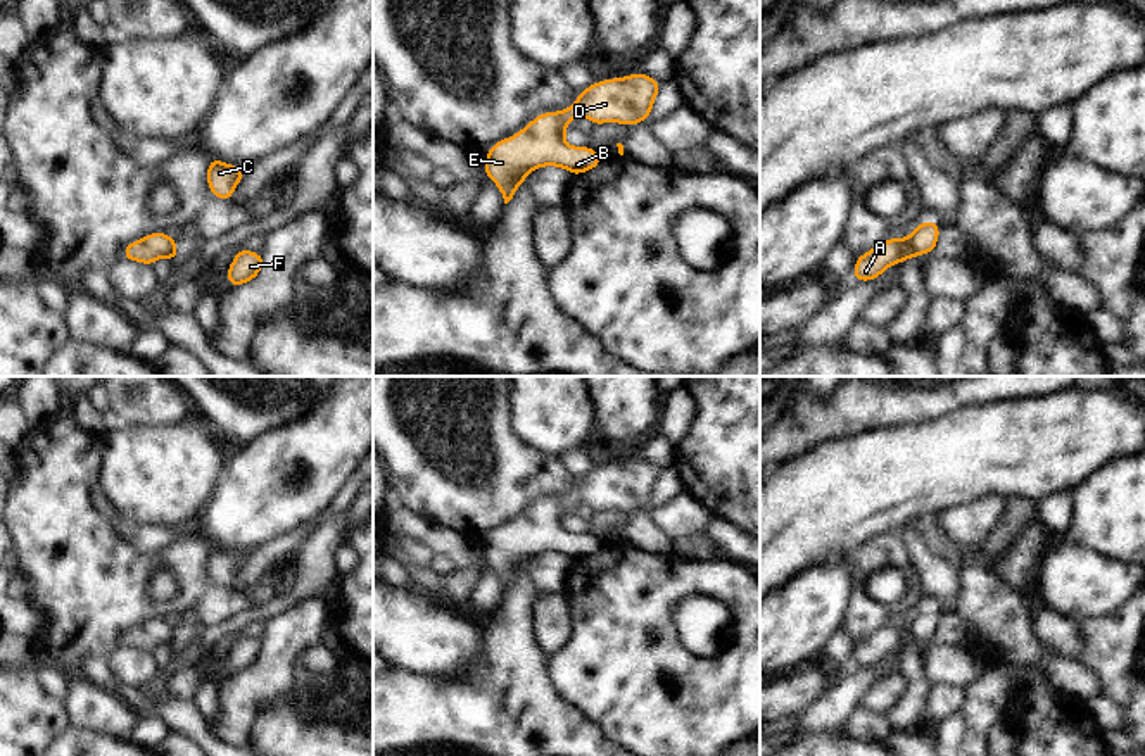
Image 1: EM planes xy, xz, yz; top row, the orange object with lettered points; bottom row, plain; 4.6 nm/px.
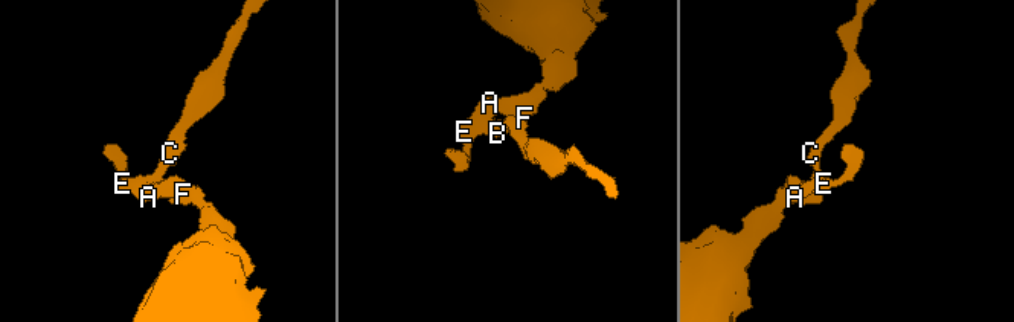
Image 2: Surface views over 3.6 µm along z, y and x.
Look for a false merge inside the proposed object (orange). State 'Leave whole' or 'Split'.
Split.

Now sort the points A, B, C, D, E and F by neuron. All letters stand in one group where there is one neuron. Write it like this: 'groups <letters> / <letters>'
groups A B D E F / C

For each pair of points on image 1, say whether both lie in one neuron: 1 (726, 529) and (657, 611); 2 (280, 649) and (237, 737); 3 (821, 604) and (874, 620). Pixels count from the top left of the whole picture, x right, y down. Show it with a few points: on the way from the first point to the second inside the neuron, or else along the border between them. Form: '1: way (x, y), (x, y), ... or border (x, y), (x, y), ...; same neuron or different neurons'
1: border (726, 556), (741, 565); different neurons
2: way (273, 672), (240, 705), (239, 715); same neuron
3: border (850, 572), (850, 603), (841, 627); different neurons

